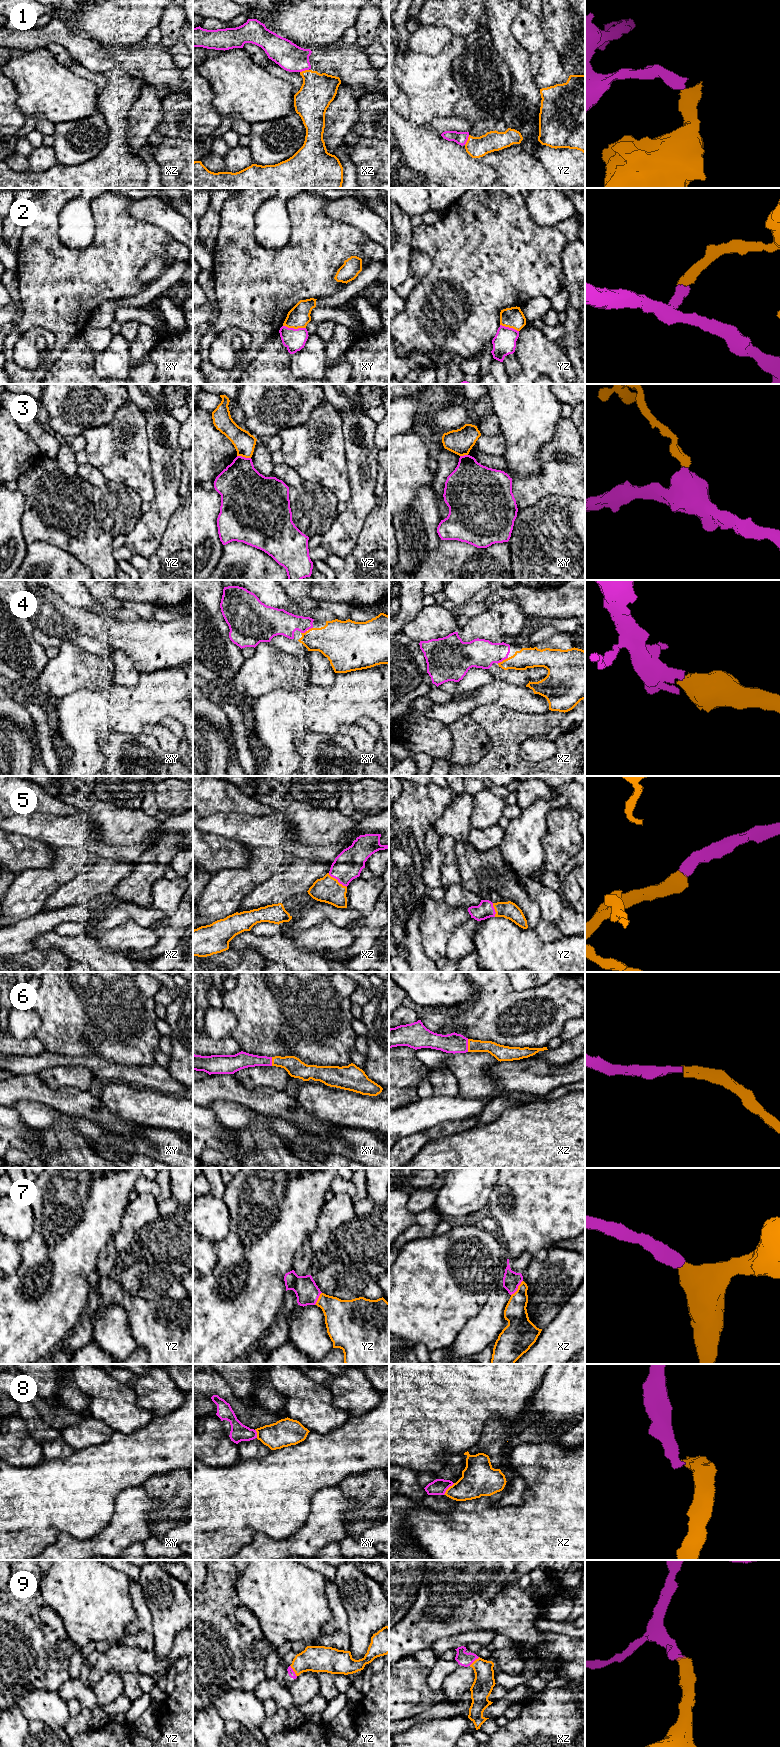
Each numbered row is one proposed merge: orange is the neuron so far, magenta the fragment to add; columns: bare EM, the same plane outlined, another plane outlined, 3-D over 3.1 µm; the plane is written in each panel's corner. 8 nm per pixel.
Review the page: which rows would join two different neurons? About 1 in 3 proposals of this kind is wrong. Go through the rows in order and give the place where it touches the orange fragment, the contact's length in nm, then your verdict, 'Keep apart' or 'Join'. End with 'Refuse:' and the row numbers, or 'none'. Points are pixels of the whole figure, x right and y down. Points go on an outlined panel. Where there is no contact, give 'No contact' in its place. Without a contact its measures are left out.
1: Touches orange at yz (467, 140). Shared border 90 nm. Keep apart
2: Touches orange at xy (294, 328). Shared border 190 nm. Keep apart
3: Touches orange at yz (244, 456). Shared border 110 nm. Keep apart
4: Touches orange at xz (503, 660). Shared border 100 nm. Join
5: Touches orange at xz (337, 880). Shared border 190 nm. Join
6: Touches orange at xz (468, 1045). Shared border 100 nm. Join
7: Touches orange at xz (518, 1288). Shared border 160 nm. Join
8: Touches orange at xz (448, 1488). Shared border 130 nm. Keep apart
9: Touches orange at yz (293, 1670). Shared border 110 nm. Join
Refuse: 1, 2, 3, 8

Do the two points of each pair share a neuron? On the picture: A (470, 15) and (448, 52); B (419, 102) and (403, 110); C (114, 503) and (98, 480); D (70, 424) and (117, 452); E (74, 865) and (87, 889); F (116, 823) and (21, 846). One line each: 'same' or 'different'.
A: different
B: different
C: same
D: different
E: different
F: different

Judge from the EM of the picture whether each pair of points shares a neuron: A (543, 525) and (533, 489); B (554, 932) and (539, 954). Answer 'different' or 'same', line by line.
A: different
B: different

